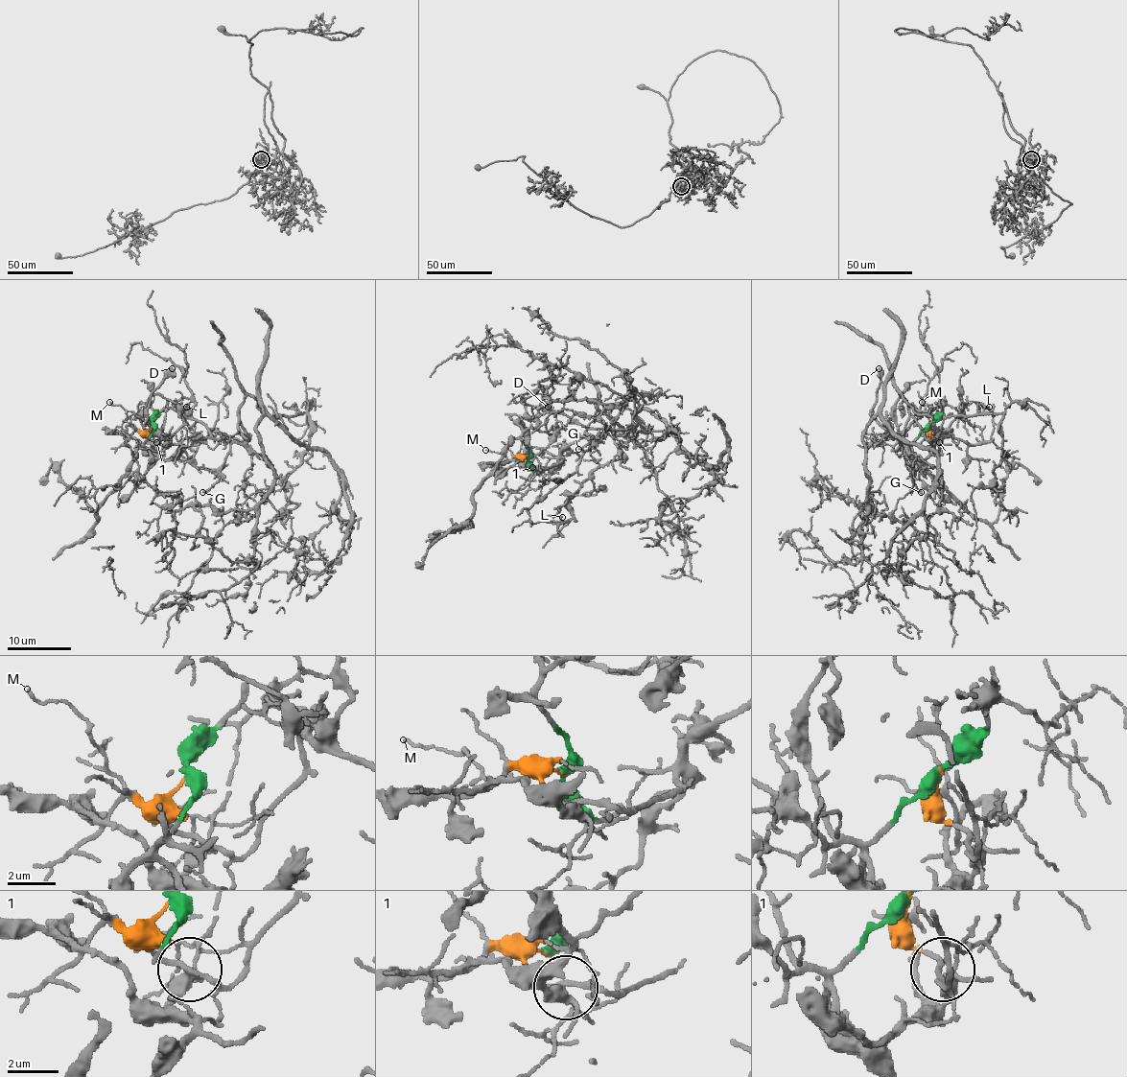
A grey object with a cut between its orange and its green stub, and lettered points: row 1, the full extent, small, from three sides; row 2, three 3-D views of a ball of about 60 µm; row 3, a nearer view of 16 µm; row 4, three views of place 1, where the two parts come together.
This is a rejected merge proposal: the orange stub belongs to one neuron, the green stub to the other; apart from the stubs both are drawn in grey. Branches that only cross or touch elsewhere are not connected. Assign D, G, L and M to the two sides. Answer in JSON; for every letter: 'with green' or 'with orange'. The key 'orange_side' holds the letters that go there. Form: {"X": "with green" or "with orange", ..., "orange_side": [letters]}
{"D": "with green", "G": "with orange", "L": "with orange", "M": "with orange", "orange_side": ["G", "L", "M"]}

